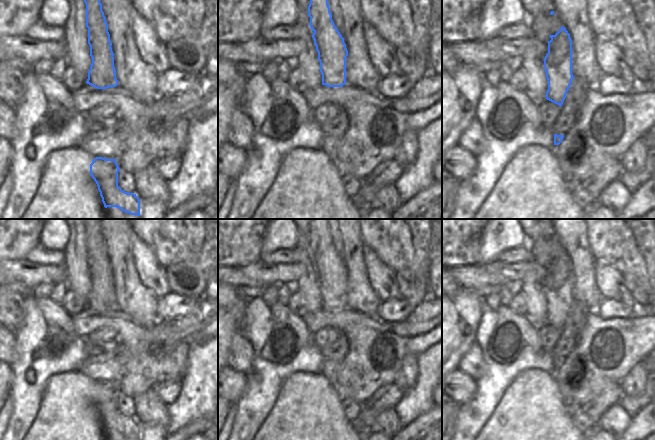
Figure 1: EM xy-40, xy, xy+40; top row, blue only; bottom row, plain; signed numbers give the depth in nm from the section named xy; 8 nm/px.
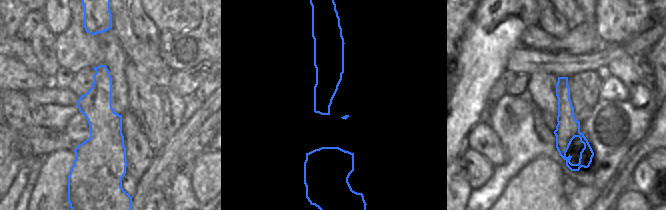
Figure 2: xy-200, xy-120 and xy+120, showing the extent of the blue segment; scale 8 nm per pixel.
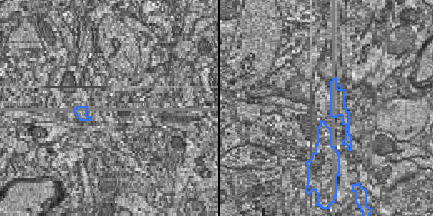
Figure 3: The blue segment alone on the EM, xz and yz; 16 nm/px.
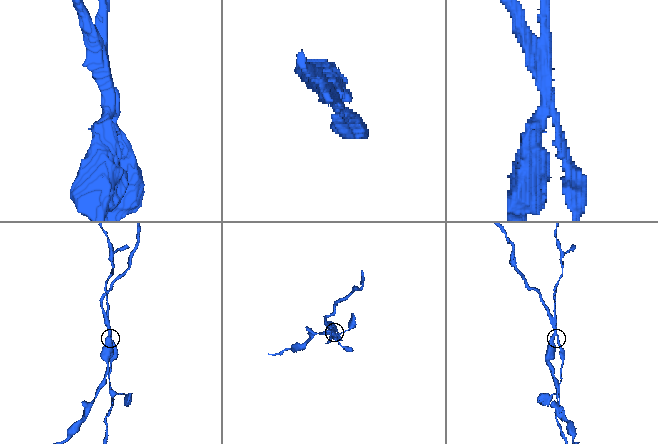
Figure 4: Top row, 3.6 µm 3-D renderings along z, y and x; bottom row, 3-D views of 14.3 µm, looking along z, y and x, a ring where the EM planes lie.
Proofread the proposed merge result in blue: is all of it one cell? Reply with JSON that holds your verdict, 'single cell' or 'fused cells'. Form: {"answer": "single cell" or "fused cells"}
{"answer": "fused cells"}

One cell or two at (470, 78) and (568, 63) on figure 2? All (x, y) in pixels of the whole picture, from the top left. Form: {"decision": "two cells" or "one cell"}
{"decision": "two cells"}

